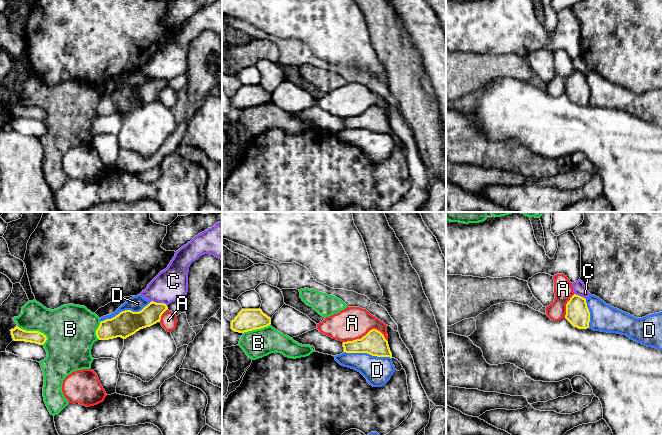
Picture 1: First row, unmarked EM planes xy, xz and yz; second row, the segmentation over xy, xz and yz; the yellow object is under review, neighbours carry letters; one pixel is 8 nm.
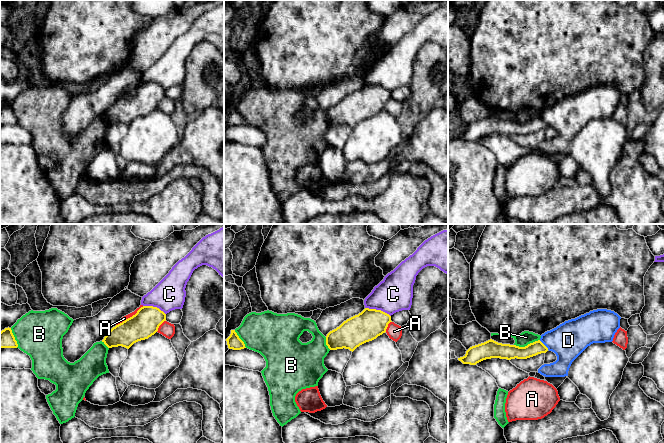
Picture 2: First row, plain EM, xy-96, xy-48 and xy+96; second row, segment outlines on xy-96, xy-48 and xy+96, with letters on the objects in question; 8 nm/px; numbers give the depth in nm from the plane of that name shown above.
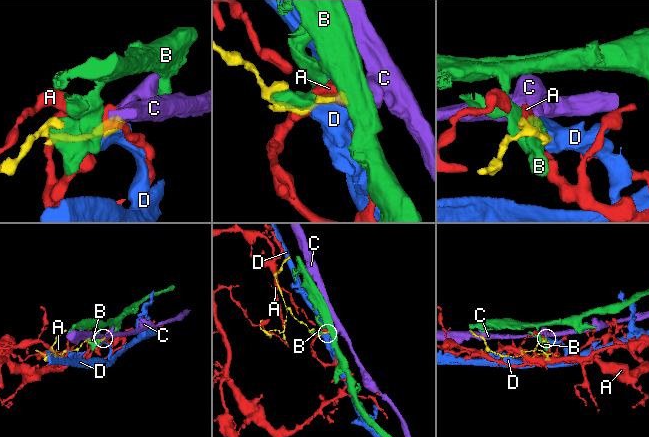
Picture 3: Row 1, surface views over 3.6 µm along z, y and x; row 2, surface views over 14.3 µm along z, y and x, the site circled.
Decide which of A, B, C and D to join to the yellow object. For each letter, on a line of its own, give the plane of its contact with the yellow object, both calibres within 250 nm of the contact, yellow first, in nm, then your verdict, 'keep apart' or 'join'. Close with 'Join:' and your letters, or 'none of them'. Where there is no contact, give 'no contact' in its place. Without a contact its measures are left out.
A: meets yellow in xz; 190 nm thick on the yellow side, 260 nm on the other; keep apart
B: meets yellow in xy; 110 nm thick on the yellow side, 340 nm on the other; keep apart
C: meets yellow in xy; 160 nm thick on the yellow side, 260 nm on the other; keep apart
D: meets yellow in xy; 200 nm thick on the yellow side, 120 nm on the other; keep apart
Join: none of them

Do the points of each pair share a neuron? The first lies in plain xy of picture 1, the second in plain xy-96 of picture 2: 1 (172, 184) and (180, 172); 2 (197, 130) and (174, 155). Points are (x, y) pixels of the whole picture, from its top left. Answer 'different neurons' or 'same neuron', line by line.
1: different neurons
2: same neuron

